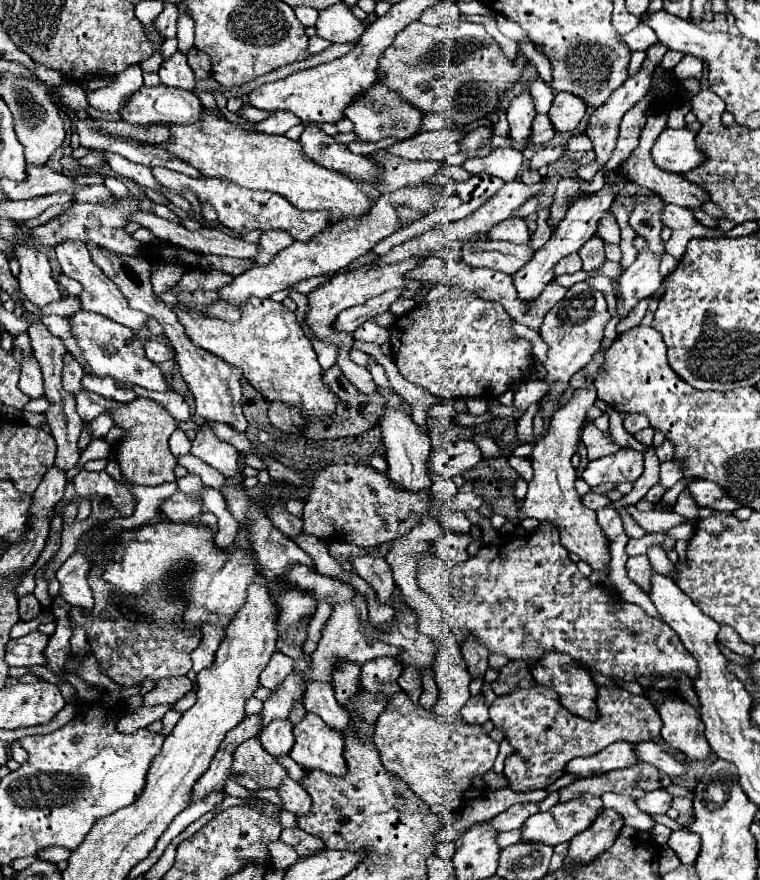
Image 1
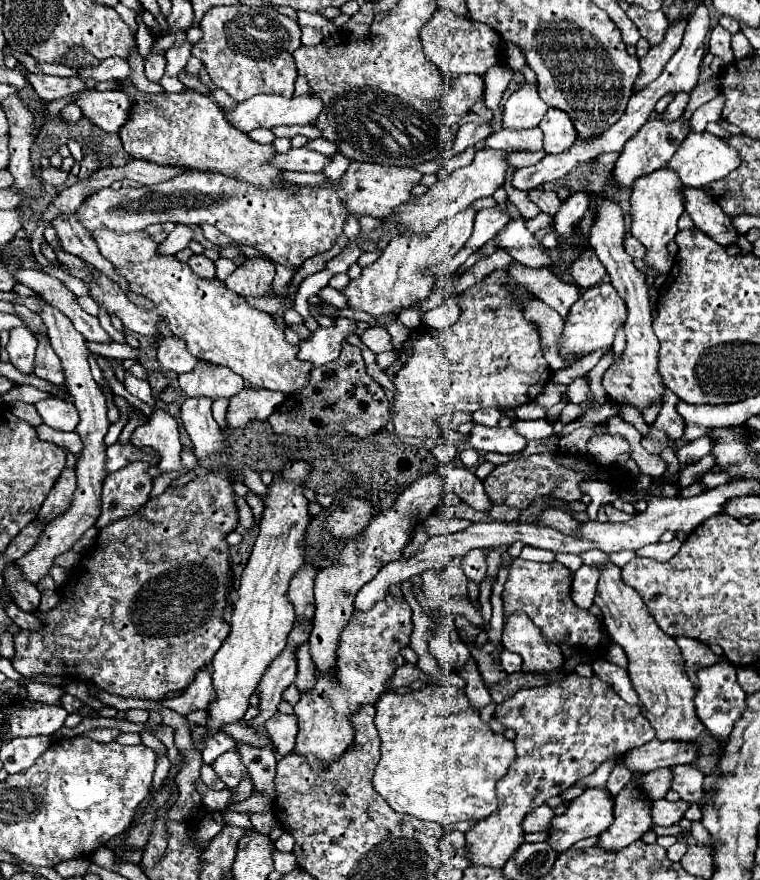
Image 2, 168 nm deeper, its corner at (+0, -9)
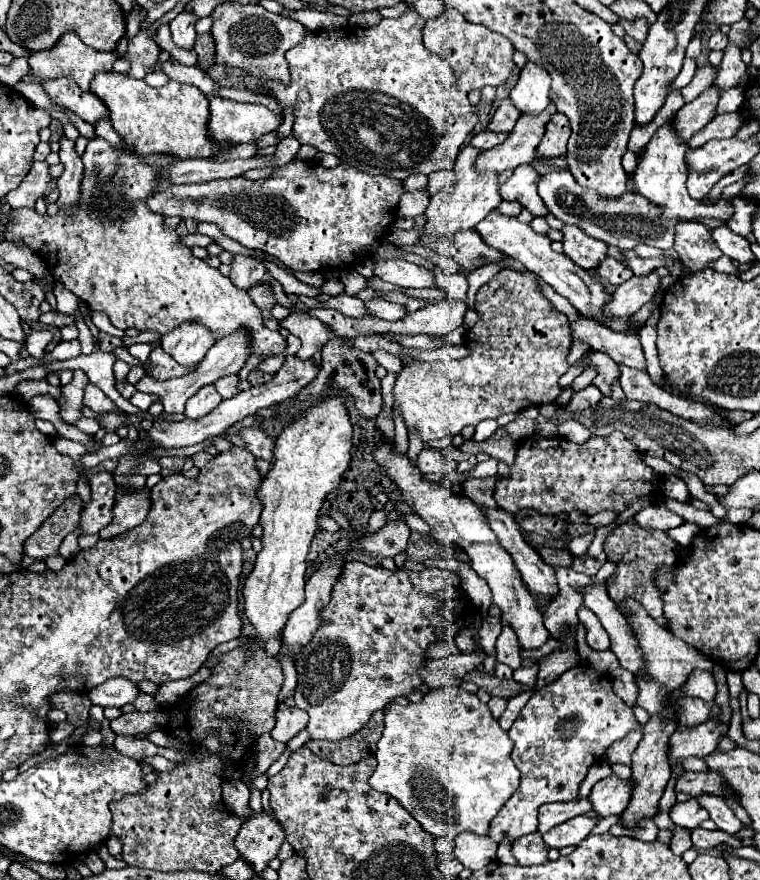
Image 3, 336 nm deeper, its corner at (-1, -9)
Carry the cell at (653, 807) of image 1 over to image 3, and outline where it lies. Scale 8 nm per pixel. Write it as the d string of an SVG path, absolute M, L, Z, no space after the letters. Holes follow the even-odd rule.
M690 798L688 802L676 802L670 808L670 818L674 820L674 824L692 830L692 828L700 826L702 820L708 818L708 812L694 798Z

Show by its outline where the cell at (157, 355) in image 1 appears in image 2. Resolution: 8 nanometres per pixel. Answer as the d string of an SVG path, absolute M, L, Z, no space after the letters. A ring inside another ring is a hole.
M167 336L159 340L157 360L163 370L173 370L177 374L191 372L197 362L197 358L187 352L187 346L183 346L183 342L179 342L179 338L175 336Z

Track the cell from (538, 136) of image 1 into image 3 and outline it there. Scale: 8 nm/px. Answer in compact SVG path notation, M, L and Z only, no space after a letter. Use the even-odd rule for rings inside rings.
M484 130L484 132L476 134L476 136L472 138L470 144L472 144L476 150L488 150L488 148L498 146L500 142L504 142L506 136L508 136L508 134L496 134L496 132L488 132L488 130Z

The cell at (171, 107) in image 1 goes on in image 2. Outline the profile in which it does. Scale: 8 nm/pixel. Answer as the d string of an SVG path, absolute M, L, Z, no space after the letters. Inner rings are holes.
M85 90L81 94L75 94L73 100L89 122L113 134L121 130L131 110L131 98L121 90L111 90L111 92Z

